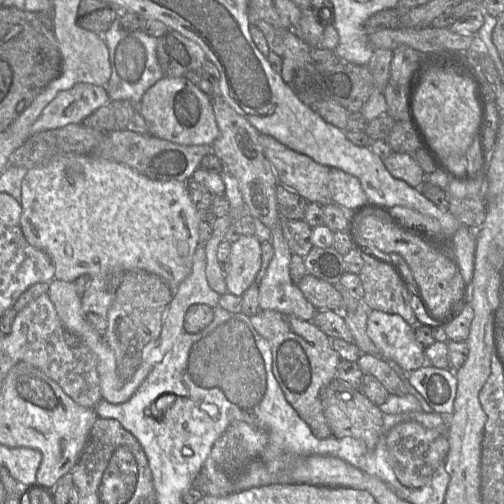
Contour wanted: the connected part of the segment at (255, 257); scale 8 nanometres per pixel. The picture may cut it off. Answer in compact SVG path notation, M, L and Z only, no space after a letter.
M242 236L231 243L229 270L225 272L228 293L242 296L255 282L261 267L261 243L256 236Z

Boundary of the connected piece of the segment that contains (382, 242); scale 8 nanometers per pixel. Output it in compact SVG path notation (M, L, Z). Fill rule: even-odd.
M366 210L361 213L354 225L355 238L365 247L391 255L393 253L403 257L412 272L412 281L418 283L421 289L419 295L425 307L435 320L444 316L450 307L457 301L461 293L461 275L453 262L423 242L419 237L412 235L380 216L377 212Z

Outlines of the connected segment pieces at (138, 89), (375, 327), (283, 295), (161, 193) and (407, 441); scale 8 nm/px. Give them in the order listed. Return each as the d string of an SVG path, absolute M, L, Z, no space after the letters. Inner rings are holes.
M114 4L113 10L117 13L117 18L103 34L111 66L111 76L106 90L110 100L127 100L138 107L144 93L164 76L156 55L157 38L145 34L140 29L123 29L120 19L125 12Z
M370 310L367 334L379 355L395 361L404 371L416 370L426 364L425 348L416 340L414 327L400 315Z
M282 218L271 228L274 255L259 285L260 310L273 310L311 321L318 311L290 277L292 253L283 236Z
M62 154L48 163L30 169L22 180L21 202L22 213L20 225L27 242L33 247L44 251L55 266L54 278L67 282L74 282L81 275L90 275L92 278L108 272L112 268L121 268L125 271L142 269L159 276L174 294L180 284L190 275L193 267L193 256L199 245L198 210L193 205L185 181L152 180L127 165L106 160L92 154Z
M417 422L395 425L386 438L388 461L399 482L409 488L421 488L432 478L440 465L444 465L448 452L447 433L426 428Z

